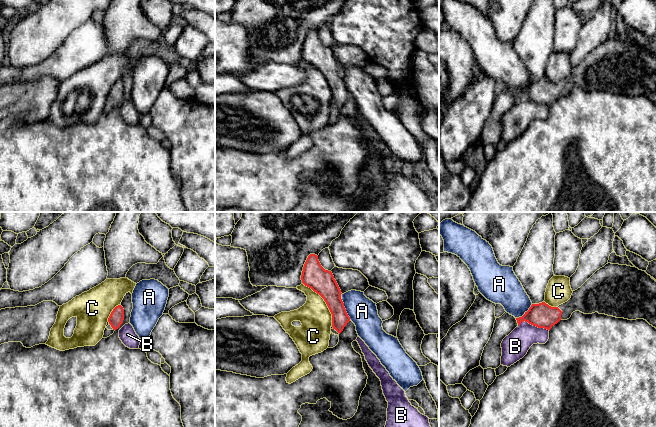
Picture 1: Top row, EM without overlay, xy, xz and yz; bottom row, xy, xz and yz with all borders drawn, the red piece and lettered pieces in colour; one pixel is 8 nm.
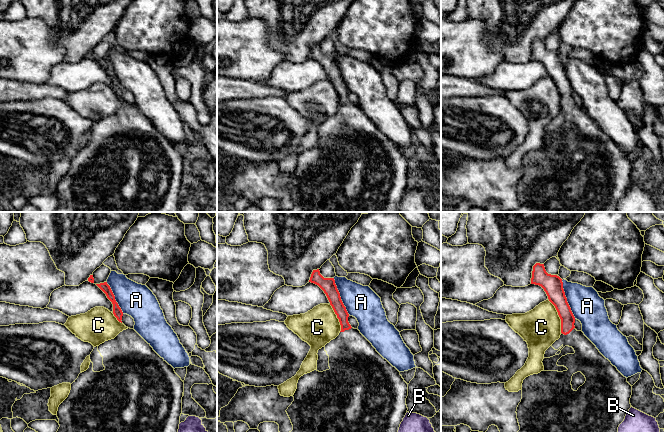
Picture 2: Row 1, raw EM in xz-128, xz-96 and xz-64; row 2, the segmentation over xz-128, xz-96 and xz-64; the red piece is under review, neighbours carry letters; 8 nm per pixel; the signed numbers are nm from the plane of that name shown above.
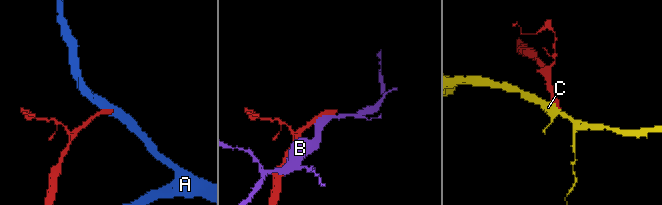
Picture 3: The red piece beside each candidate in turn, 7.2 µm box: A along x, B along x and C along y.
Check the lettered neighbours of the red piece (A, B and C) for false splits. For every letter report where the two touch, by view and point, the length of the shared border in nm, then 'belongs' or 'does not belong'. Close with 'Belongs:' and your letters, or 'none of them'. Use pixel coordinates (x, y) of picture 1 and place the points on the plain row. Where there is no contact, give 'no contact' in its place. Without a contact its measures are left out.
A: meets red in xz at (345, 85); contact 180 nm long; does not belong
B: meets red in yz at (534, 101); contact 260 nm long; does not belong
C: meets red in xz at (325, 77); contact 420 nm long; does not belong
Belongs: none of them

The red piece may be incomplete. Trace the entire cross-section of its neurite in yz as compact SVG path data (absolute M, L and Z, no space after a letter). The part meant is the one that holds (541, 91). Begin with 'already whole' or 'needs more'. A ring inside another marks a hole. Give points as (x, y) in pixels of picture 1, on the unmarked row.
needs more | M608 39L597 46L580 64L573 67L567 78L558 83L551 83L545 78L532 80L529 86L516 96L518 102L525 97L550 107L560 96L569 95L575 87L584 90L598 88L628 96L644 95L656 104L656 57L636 43Z

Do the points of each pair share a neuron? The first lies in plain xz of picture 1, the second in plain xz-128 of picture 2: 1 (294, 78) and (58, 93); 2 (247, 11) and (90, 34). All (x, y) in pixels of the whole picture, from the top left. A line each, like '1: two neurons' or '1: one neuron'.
1: two neurons
2: one neuron

